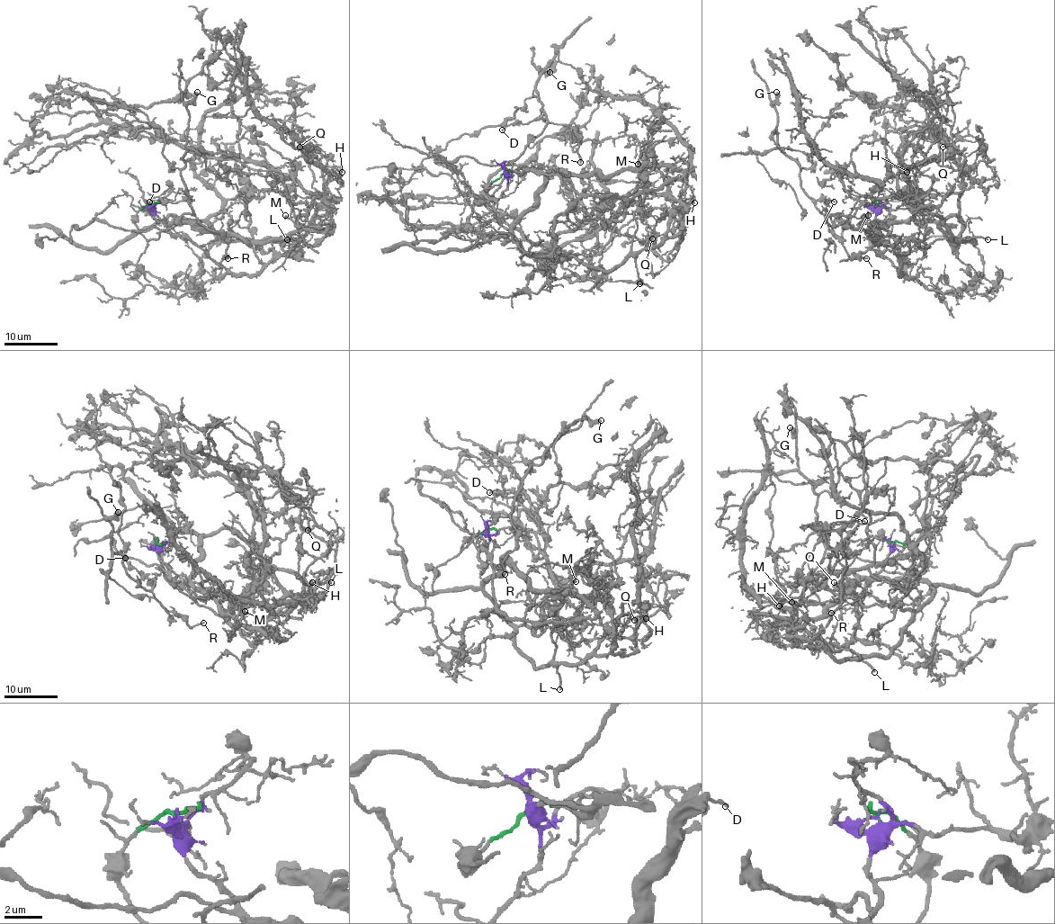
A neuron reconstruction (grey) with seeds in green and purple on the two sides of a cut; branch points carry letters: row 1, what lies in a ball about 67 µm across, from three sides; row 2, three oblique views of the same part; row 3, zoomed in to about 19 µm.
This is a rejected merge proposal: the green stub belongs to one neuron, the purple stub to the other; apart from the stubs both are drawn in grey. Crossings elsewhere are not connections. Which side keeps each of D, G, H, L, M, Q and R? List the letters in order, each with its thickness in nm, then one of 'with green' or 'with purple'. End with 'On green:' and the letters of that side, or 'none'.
D: calibre 150 nm; with green
G: calibre 550 nm; with green
H: calibre 280 nm; with purple
L: calibre 240 nm; with purple
M: calibre 170 nm; with purple
Q: calibre 160 nm; with purple
R: calibre 200 nm; with green
On green: D, G, R

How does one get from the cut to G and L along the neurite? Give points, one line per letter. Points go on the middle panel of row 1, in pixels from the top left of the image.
G: (503, 174), (488, 187), (500, 183), (538, 136), (546, 120), (533, 95), (539, 69), (549, 72)
L: (503, 174), (543, 171), (584, 195), (643, 193), (632, 242), (640, 283)

